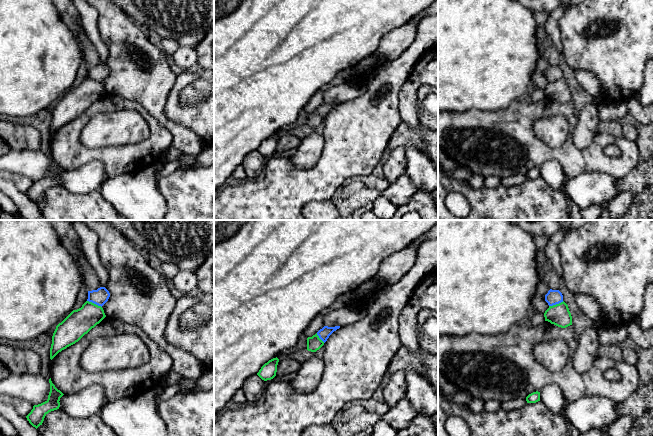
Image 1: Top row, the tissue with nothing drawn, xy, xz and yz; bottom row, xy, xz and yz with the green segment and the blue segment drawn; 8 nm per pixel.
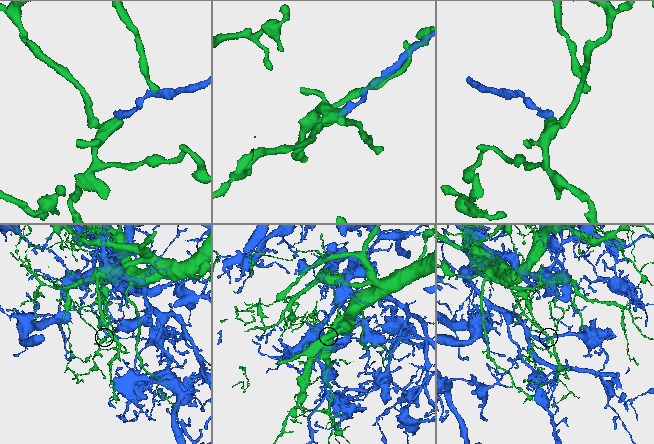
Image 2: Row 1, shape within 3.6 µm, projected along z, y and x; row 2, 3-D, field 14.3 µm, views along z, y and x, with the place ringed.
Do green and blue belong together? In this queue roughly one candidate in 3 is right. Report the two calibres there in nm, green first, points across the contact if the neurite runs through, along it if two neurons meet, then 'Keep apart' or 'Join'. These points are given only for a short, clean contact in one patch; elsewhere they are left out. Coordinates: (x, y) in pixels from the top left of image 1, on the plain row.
Thickness 220 nm (green) against 130 nm. Keep apart

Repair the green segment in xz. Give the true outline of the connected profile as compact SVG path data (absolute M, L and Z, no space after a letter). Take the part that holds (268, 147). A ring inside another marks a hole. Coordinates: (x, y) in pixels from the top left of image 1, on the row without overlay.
M277 133L269 136L261 143L257 151L264 157L273 155L276 152L278 138Z

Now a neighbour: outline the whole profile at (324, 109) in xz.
M324 102L322 105L320 105L317 108L317 111L319 112L319 114L325 119L327 117L327 115L329 114L329 112L336 107L337 105L339 105L340 102L335 102L335 103L328 103L328 102Z

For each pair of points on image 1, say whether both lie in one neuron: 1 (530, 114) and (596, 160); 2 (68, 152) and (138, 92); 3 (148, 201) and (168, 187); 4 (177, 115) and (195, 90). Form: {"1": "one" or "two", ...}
{"1": "one", "2": "two", "3": "two", "4": "two"}

